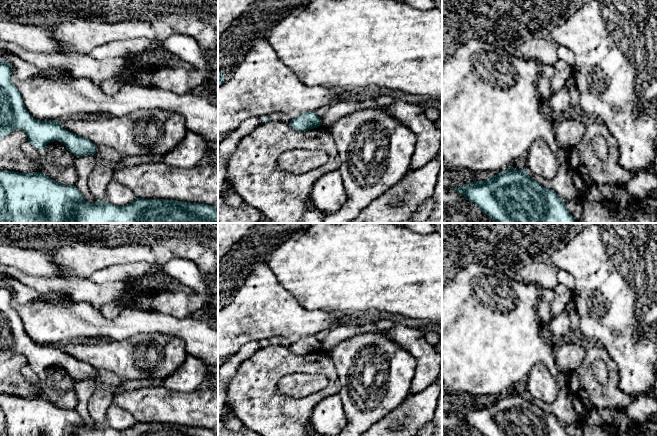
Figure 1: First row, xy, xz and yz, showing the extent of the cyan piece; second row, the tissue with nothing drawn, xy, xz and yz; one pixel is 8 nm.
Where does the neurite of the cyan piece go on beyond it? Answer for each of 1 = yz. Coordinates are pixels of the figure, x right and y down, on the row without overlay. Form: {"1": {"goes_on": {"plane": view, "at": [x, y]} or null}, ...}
{"1": {"goes_on": null}}

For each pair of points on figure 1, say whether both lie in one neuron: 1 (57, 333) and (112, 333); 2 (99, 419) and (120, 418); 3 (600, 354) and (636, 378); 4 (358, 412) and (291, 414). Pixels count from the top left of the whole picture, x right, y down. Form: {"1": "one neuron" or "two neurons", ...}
{"1": "one neuron", "2": "two neurons", "3": "two neurons", "4": "two neurons"}

